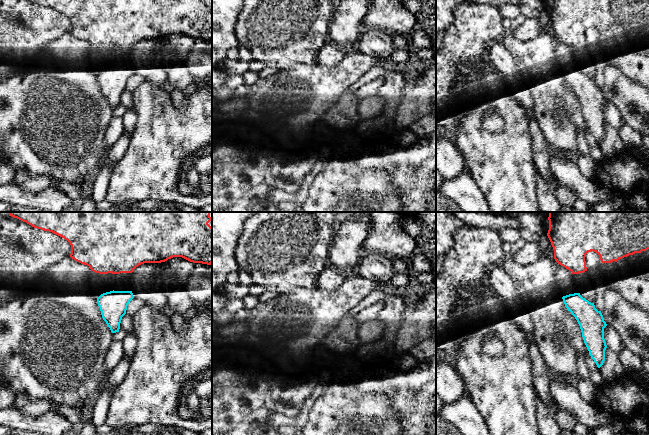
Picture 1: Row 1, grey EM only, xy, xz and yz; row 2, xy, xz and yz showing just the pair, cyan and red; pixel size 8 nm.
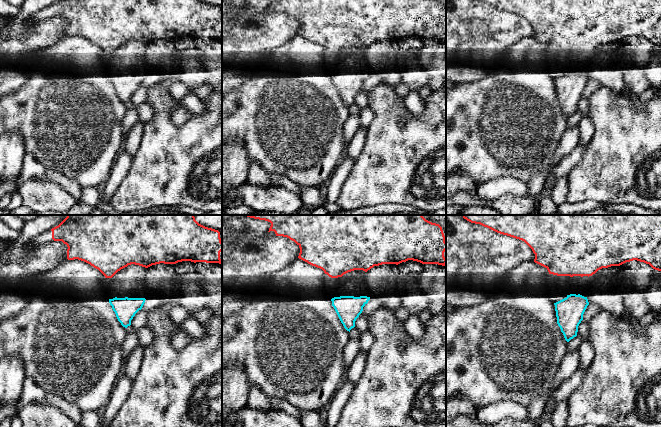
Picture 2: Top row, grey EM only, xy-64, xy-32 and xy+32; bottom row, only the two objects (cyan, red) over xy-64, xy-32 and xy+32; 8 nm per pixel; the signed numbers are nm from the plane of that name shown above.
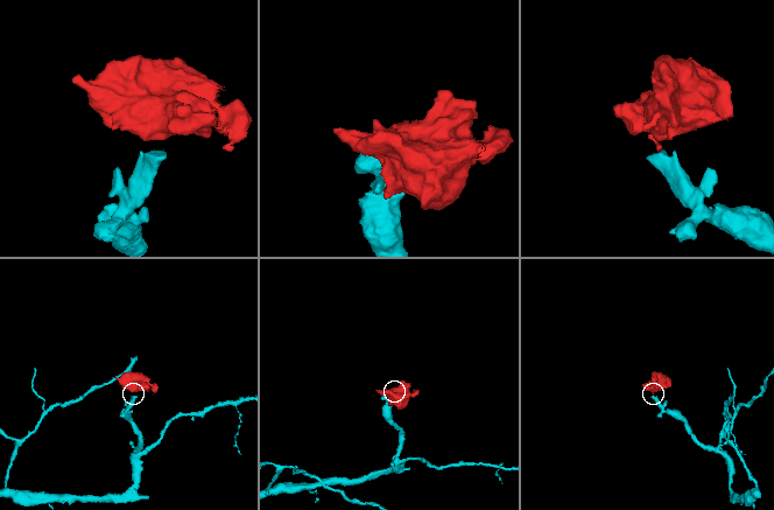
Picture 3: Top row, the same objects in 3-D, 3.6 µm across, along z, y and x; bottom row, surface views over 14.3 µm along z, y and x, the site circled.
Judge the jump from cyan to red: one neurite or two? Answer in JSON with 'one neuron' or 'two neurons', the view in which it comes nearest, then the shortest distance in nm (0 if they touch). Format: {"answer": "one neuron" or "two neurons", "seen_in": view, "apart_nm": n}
{"answer": "two neurons", "seen_in": "xy", "apart_nm": 140}

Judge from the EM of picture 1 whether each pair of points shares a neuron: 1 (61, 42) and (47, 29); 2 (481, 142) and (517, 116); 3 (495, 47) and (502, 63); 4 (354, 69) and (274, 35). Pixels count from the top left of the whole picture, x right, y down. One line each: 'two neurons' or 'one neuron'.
1: two neurons
2: one neuron
3: one neuron
4: two neurons

